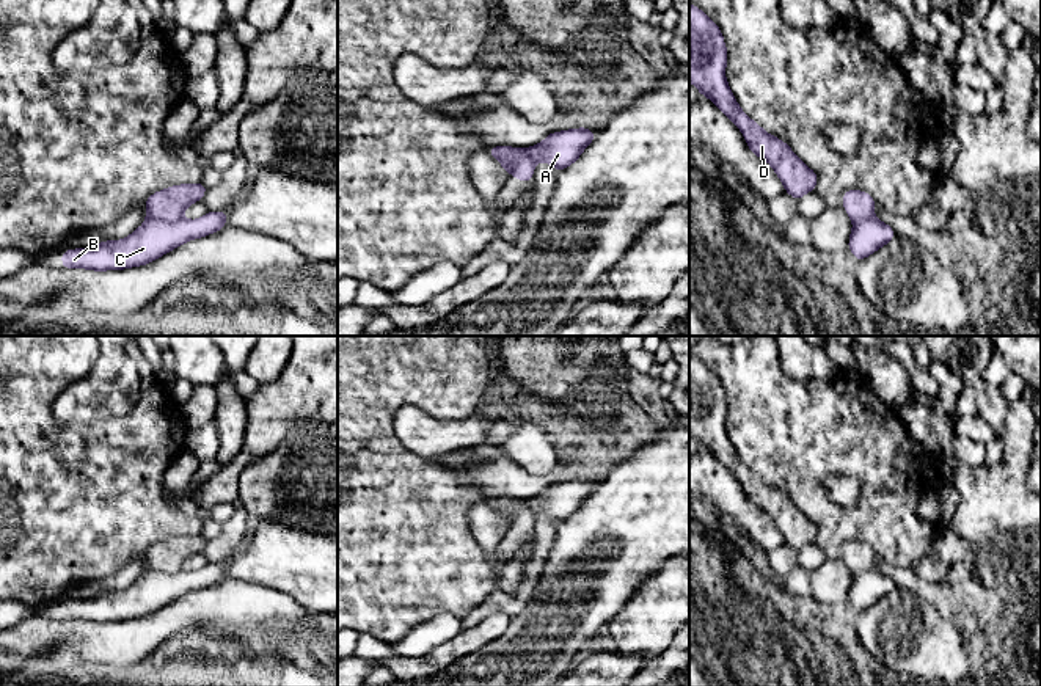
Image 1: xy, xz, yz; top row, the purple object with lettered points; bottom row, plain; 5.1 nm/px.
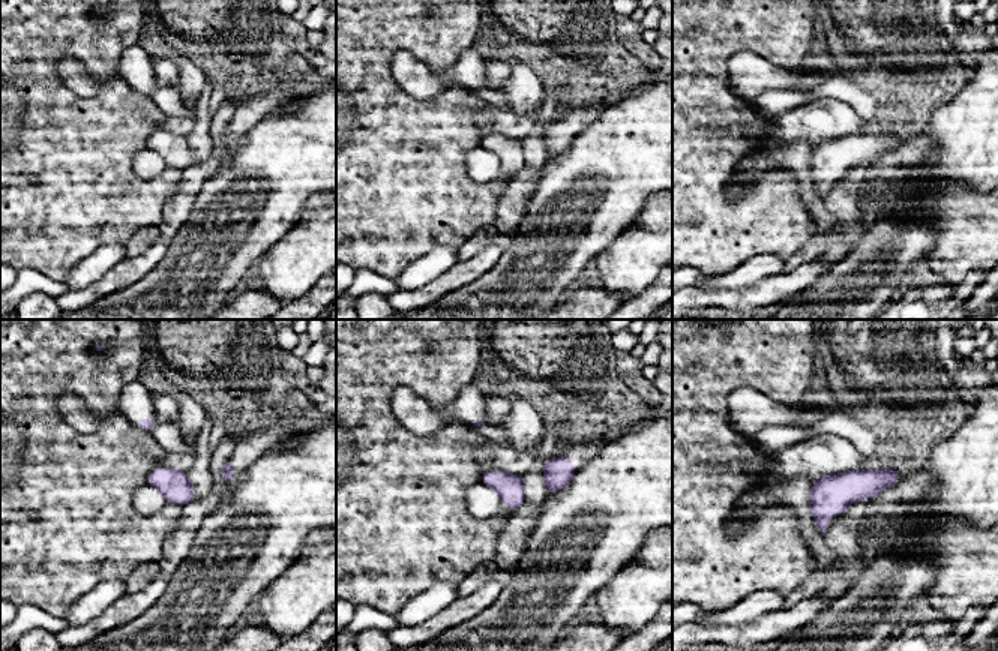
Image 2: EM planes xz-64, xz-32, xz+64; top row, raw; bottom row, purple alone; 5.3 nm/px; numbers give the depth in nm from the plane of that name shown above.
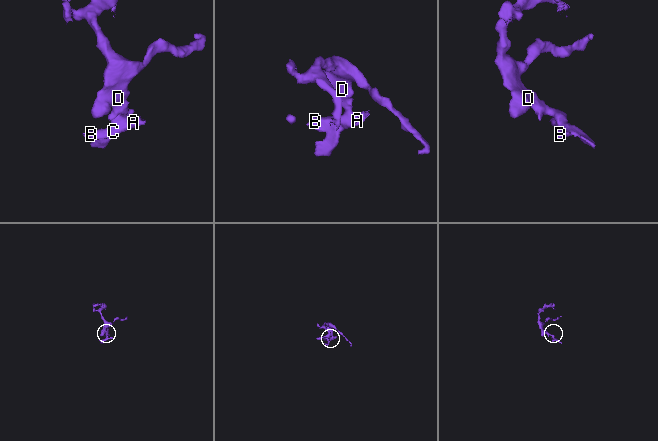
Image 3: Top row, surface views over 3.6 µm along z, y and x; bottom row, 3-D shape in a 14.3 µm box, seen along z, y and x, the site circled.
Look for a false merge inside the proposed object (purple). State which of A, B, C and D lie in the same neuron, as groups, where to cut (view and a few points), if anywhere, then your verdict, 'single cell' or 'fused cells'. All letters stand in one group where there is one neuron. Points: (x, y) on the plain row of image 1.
A B C / D; cut in xy along (181, 569), (176, 572), (146, 573); fused cells

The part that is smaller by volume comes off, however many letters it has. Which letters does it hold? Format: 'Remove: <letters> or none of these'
Remove: A, B, C

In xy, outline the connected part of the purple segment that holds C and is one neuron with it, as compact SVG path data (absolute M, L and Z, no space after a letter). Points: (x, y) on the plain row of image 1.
M218 562L207 564L198 571L144 573L126 590L100 593L89 600L64 601L61 617L94 623L146 617L185 593L223 581L228 576L226 565L228 562Z

